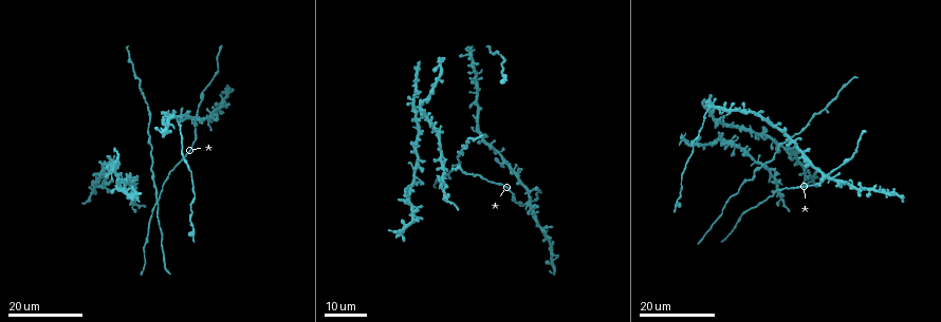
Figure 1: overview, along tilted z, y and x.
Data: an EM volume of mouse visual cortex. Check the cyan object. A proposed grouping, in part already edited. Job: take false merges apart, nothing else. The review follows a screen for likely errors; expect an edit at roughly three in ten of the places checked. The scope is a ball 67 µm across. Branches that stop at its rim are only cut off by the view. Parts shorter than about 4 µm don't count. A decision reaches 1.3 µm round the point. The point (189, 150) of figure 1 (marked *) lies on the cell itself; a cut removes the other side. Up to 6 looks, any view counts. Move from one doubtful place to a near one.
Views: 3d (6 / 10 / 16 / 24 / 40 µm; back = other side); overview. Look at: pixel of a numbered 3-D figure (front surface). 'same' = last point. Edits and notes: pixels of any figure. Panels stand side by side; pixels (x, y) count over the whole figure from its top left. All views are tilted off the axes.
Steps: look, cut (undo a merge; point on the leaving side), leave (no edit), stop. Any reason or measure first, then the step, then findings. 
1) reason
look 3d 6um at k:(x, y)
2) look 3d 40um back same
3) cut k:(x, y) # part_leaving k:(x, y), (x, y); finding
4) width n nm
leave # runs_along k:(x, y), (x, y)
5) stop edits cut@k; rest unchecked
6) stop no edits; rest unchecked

look 3d 24um at 1:(814, 183)

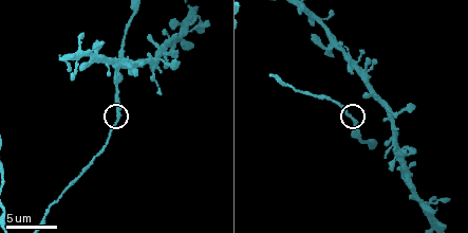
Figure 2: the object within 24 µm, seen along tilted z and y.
zoom in
look 3d 6um at 2:(356, 121)

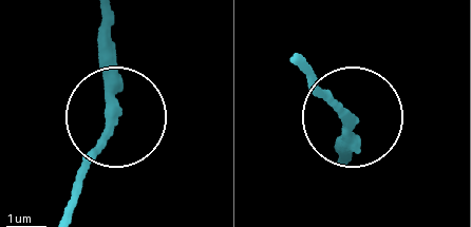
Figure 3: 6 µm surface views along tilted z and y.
leave # runs_along 3:(64, 213), (114, 105), (111, 24); continuous, no second cell

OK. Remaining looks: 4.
look 3d 24um at 1:(115, 184)

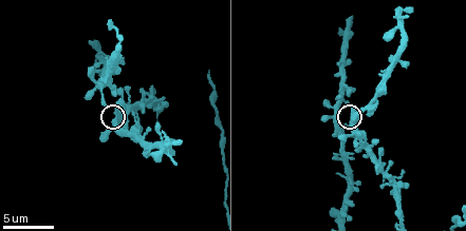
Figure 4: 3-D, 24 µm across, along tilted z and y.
closer look
look 3d 10um at 4:(116, 117)

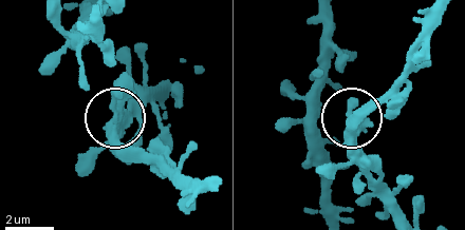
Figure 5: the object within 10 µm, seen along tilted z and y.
width 440 nm
leave # continuous, no second cell

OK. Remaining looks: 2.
stop no edits; rest unchecked

